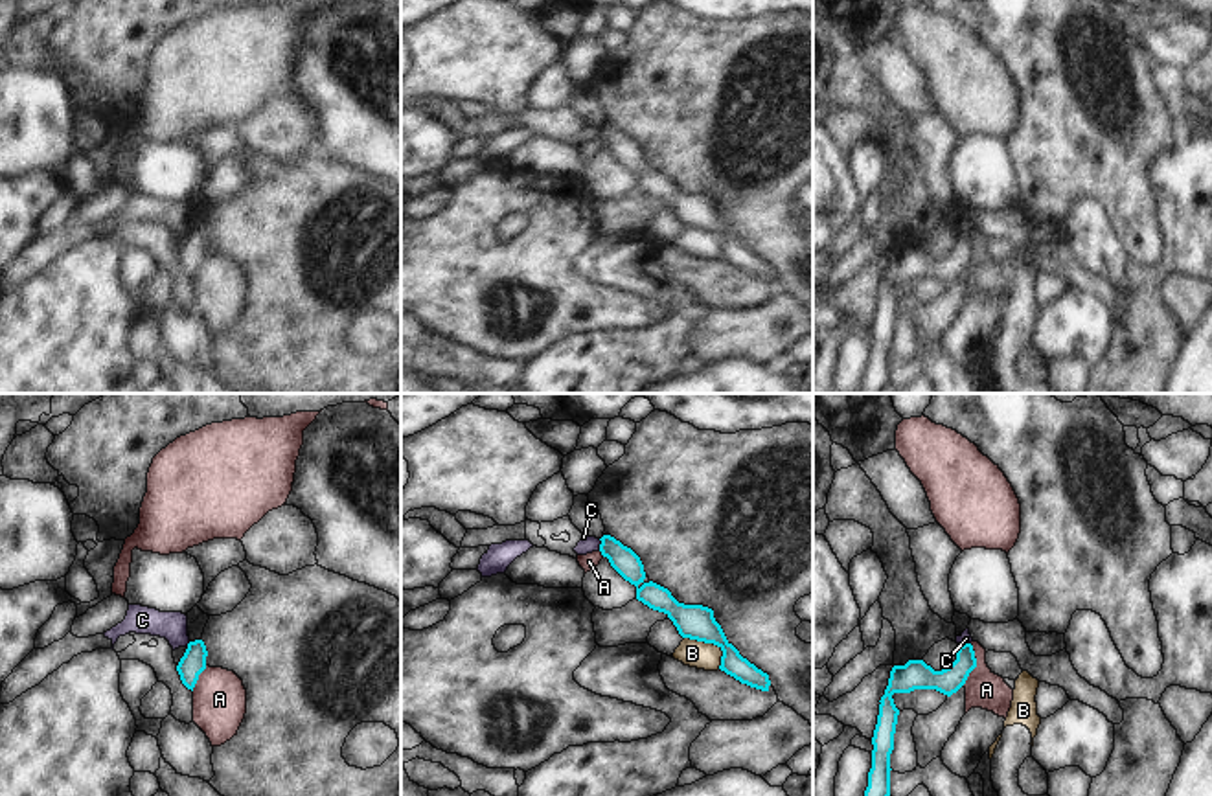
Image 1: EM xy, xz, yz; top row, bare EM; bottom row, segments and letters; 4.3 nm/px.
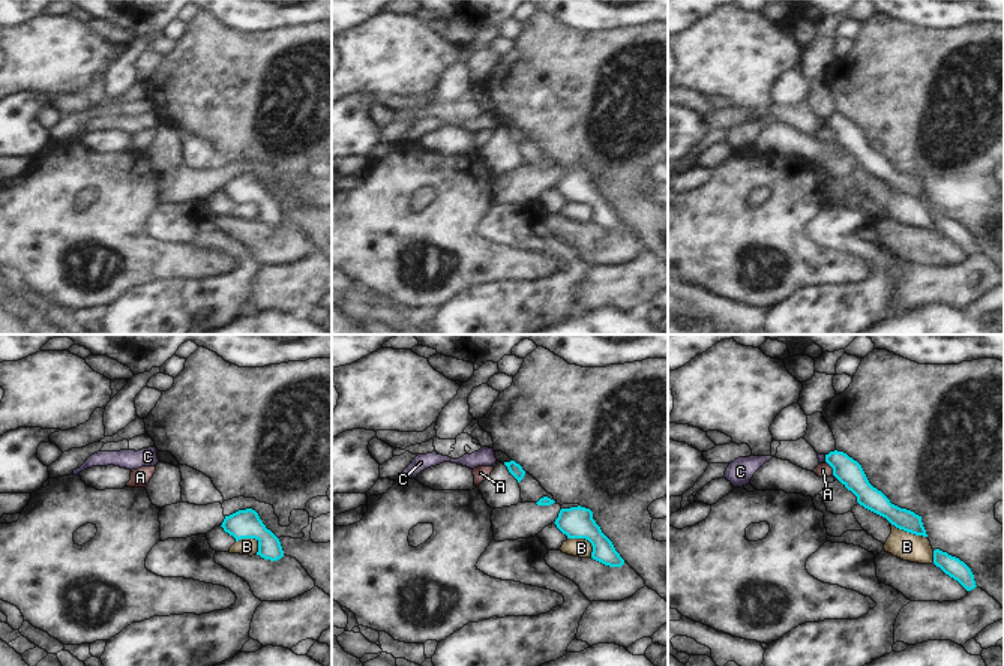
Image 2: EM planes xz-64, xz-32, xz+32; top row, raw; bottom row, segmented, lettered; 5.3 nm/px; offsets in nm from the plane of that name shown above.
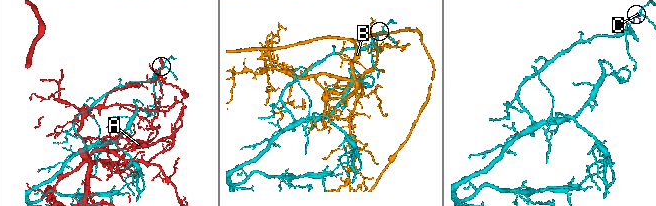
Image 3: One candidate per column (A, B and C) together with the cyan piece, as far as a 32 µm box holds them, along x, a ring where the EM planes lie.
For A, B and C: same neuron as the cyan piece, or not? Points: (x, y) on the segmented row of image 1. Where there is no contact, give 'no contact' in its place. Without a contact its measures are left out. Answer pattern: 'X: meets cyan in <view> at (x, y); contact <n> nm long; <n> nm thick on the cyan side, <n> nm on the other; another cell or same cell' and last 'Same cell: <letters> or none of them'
A: meets cyan in yz at (975, 664); contact 190 nm long; 120 nm thick on the cyan side, 160 nm on the other; another cell
B: meets cyan in xz at (712, 642); contact 220 nm long; 160 nm thick on the cyan side, 120 nm on the other; another cell
C: meets cyan in xz at (600, 545); contact 60 nm long; 110 nm thick on the cyan side, 80 nm on the other; another cell
Same cell: none of them

